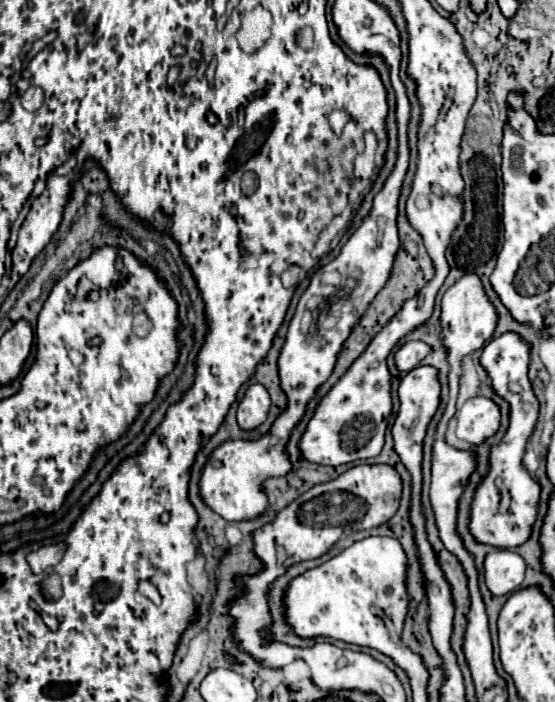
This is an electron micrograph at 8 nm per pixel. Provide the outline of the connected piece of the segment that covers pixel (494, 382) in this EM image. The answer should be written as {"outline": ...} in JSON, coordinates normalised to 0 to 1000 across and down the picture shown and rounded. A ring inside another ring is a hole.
{"outline":[[[906,476],[899,481],[888,481],[863,510],[867,521],[874,524],[885,553],[895,564],[903,564],[910,573],[917,573],[917,610],[906,621],[906,627],[892,635],[885,635],[881,644],[881,672],[888,681],[874,681],[874,704],[859,704],[859,721],[849,718],[849,738],[845,738],[845,758],[852,766],[867,775],[881,775],[892,781],[928,781],[942,775],[953,761],[957,749],[968,735],[968,715],[971,715],[971,689],[946,672],[939,664],[939,650],[946,644],[946,632],[964,610],[971,573],[957,556],[957,547],[950,541],[950,521],[953,521],[953,493],[932,479],[932,476]],[[892,681],[903,681],[910,695],[921,707],[921,721],[914,729],[899,729],[903,701],[892,692]]]}

